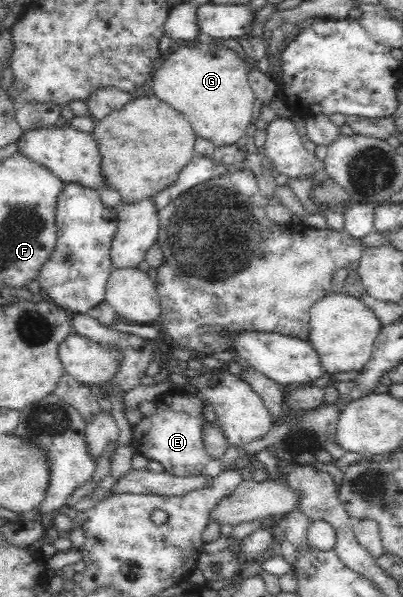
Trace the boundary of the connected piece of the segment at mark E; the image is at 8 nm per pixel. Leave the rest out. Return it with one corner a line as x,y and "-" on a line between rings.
181,384
158,395
154,400
156,412
144,415
132,426
132,442
137,452
149,460
156,460
171,475
200,475
202,468
210,465
211,456
205,449
202,438
205,400
196,393
188,393

